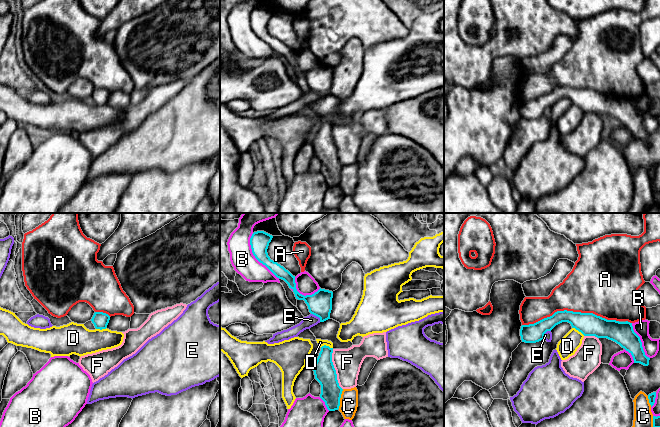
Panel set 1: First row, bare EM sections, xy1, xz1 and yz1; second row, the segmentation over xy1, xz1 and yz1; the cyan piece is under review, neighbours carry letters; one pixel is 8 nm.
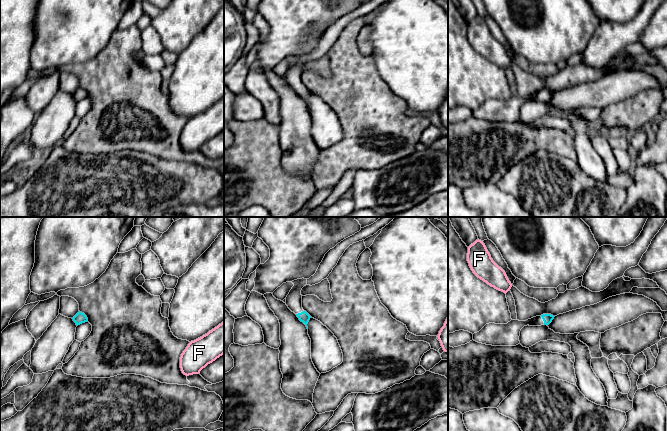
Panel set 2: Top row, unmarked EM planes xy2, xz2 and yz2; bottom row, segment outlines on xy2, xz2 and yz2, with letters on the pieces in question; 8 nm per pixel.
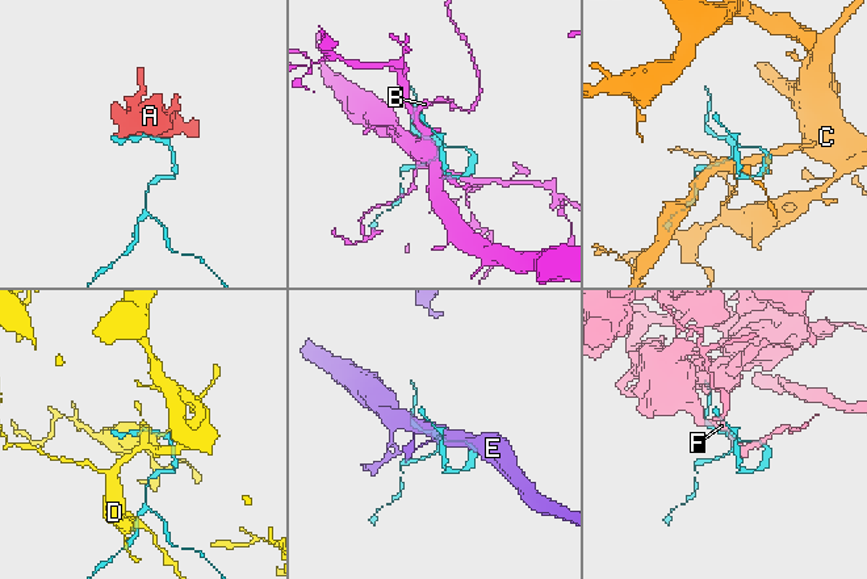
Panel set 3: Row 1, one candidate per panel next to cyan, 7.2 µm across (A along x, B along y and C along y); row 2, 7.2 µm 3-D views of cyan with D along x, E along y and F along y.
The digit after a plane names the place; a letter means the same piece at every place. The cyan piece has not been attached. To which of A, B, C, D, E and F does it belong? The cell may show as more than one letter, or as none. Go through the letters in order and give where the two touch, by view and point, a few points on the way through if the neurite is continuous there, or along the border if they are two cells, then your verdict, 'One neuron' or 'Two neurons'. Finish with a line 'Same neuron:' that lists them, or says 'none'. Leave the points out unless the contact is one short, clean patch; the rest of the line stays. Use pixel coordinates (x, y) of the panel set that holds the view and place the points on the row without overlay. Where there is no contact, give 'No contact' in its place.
A: Touches cyan at yz1 (570, 87). Two neurons
B: Touches cyan at xz1 (255, 33). Two neurons
C: Touches cyan at xz1 (339, 175). Two neurons
D: Touches cyan at yz1 (578, 106). Boundary: yz1 (572, 103), (584, 111). Two neurons
E: Touches cyan at xz1 (317, 92). Boundary: xz1 (311, 89), (316, 91), (320, 97). Two neurons
F: Touches cyan at xz1 (334, 145). Boundary: xz1 (332, 125), (332, 140), (338, 161), (342, 165). Two neurons
Same neuron: none

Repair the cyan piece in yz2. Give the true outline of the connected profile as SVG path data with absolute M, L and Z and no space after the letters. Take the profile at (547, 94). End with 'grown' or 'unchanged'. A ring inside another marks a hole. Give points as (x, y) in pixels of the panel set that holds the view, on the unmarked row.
M543 90L526 97L511 96L507 100L489 99L473 110L473 116L492 122L516 122L520 119L520 107L524 102L549 101L554 93L551 90Z | grown

